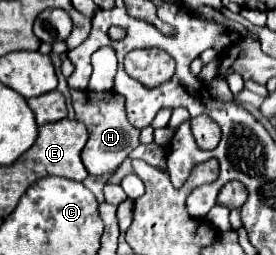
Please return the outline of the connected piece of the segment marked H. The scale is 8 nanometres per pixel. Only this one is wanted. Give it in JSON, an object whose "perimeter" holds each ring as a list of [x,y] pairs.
{"perimeter":[[[70,89],[72,95],[72,105],[74,105],[74,113],[76,119],[82,121],[88,127],[90,139],[86,143],[86,147],[82,149],[82,163],[88,169],[90,175],[104,175],[114,171],[128,155],[132,149],[136,149],[140,145],[138,135],[140,131],[134,129],[124,113],[124,97],[118,95],[116,91],[76,91]]]}

